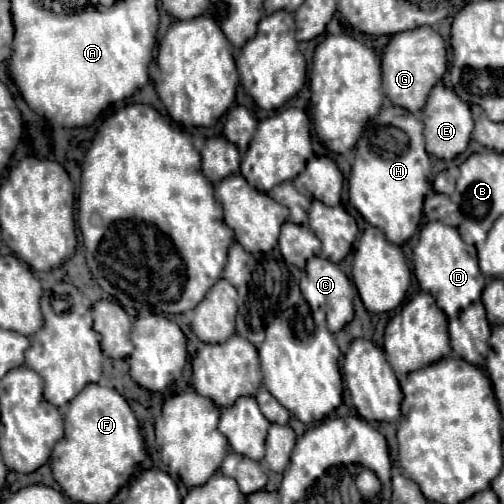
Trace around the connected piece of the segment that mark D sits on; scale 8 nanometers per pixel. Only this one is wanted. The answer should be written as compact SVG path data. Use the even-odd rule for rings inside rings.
M431 221L421 229L419 243L413 249L413 271L421 289L435 295L437 305L447 313L449 319L469 307L469 303L479 300L481 289L487 283L477 265L477 255L469 251L455 227L449 227L441 221Z

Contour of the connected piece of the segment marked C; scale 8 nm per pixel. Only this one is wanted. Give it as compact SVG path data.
M311 257L302 272L300 290L311 311L325 308L327 325L333 333L343 329L353 319L353 285L335 263L329 263L323 257Z

